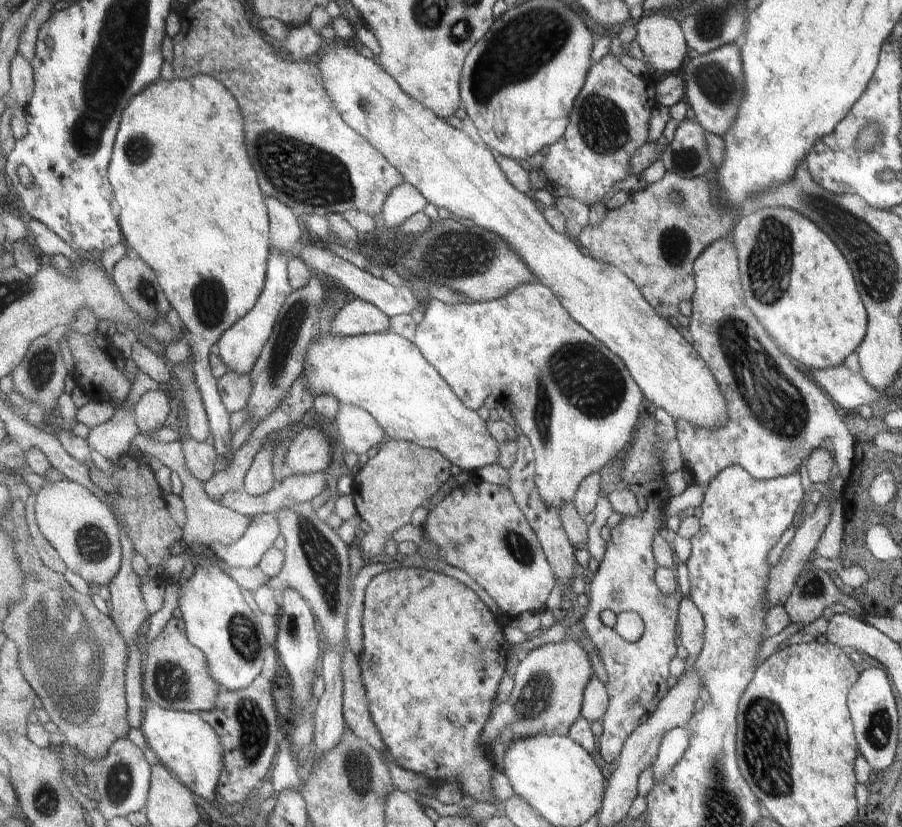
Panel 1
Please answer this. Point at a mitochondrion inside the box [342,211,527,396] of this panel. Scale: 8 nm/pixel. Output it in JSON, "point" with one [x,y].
{"point":[452,255]}

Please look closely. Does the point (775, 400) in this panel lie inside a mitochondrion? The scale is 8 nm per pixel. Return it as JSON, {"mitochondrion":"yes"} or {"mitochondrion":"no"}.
{"mitochondrion":"yes"}

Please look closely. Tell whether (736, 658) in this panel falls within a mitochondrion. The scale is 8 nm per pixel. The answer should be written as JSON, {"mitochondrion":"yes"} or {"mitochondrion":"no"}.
{"mitochondrion":"no"}

